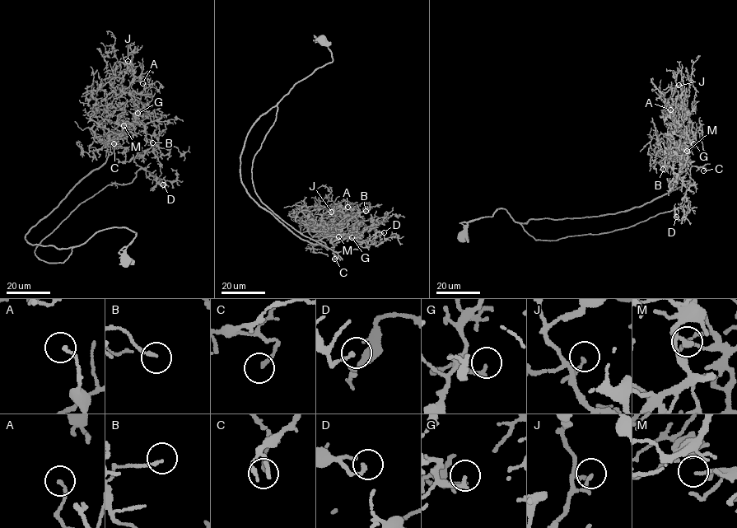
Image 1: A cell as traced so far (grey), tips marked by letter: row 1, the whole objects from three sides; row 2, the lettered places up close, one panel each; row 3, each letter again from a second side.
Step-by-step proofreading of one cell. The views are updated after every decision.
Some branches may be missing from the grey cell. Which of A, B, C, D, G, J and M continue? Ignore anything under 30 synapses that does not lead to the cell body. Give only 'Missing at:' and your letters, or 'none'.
Missing at: none

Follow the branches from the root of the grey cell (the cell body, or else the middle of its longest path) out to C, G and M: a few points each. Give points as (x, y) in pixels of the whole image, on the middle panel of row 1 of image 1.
C: (321, 40), (333, 61), (254, 123), (240, 175), (248, 195), (296, 235), (327, 249), (335, 244), (334, 259)
G: (321, 40), (333, 61), (254, 123), (240, 179), (300, 238), (327, 249), (352, 237)
M: (321, 40), (333, 61), (254, 123), (240, 175), (248, 195), (300, 238), (327, 249), (343, 239), (338, 236)

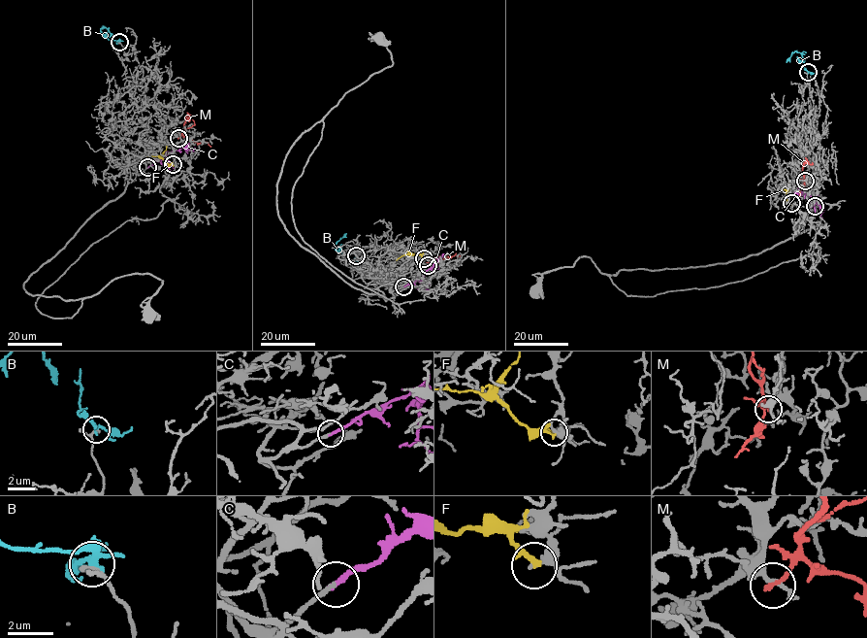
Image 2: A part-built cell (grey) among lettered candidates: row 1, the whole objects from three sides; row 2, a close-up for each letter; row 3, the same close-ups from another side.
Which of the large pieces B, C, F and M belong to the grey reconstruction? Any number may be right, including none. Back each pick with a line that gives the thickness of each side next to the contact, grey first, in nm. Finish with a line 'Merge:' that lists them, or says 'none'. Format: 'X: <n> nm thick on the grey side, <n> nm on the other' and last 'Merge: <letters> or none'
C: 190 nm thick on the grey side, 240 nm on the other
M: 240 nm thick on the grey side, 200 nm on the other
Merge: C, M

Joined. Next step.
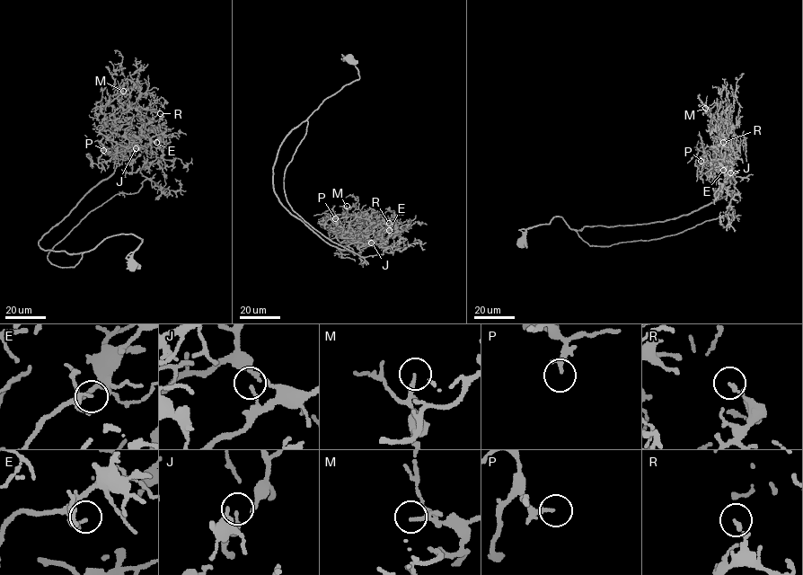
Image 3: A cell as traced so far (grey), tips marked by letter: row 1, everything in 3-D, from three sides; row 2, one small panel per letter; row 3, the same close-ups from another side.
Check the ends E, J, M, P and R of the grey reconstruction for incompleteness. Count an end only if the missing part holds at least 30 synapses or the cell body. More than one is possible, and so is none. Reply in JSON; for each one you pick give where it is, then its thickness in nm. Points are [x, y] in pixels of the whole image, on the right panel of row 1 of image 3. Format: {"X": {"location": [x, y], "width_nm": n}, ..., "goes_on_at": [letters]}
{"M": {"location": [705, 108], "width_nm": 130}, "P": {"location": [701, 161], "width_nm": 180}, "goes_on_at": ["M", "P"]}

